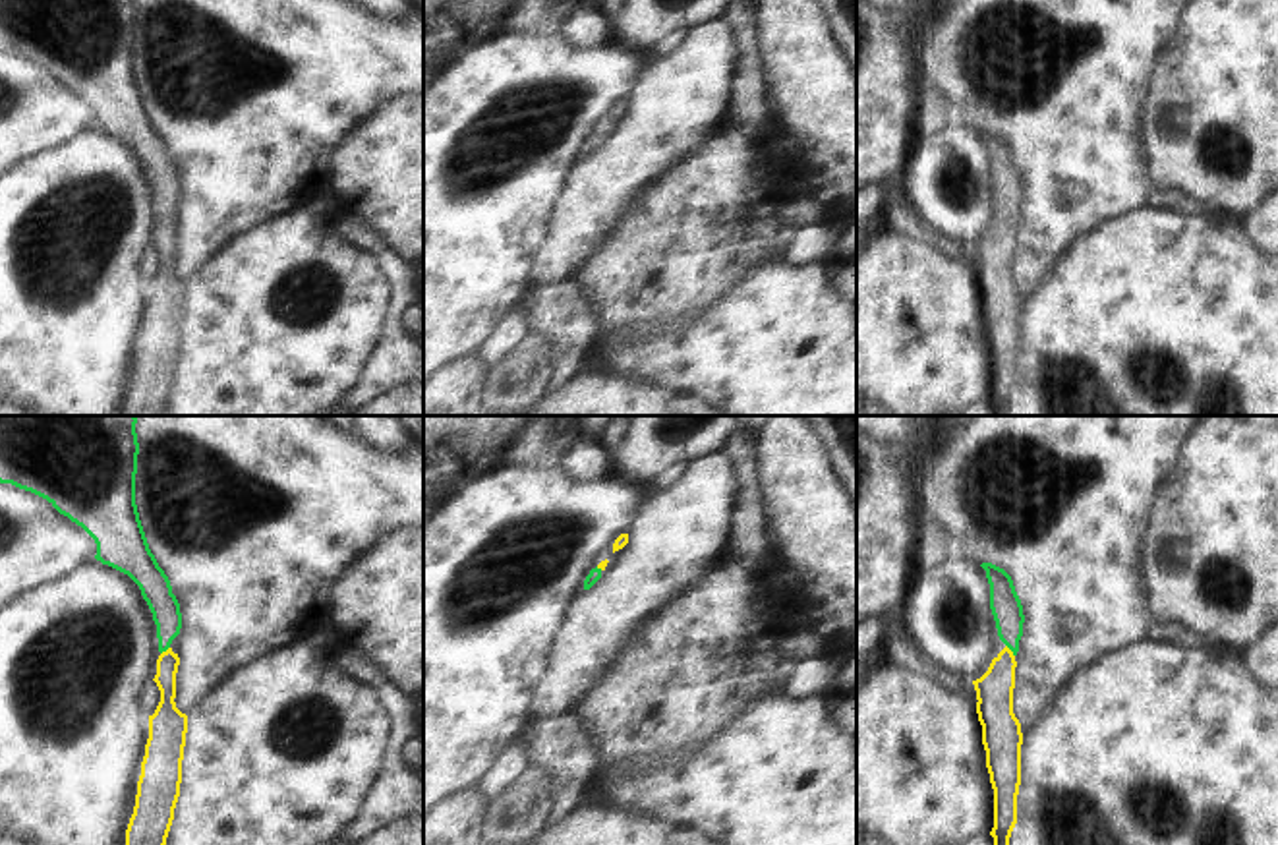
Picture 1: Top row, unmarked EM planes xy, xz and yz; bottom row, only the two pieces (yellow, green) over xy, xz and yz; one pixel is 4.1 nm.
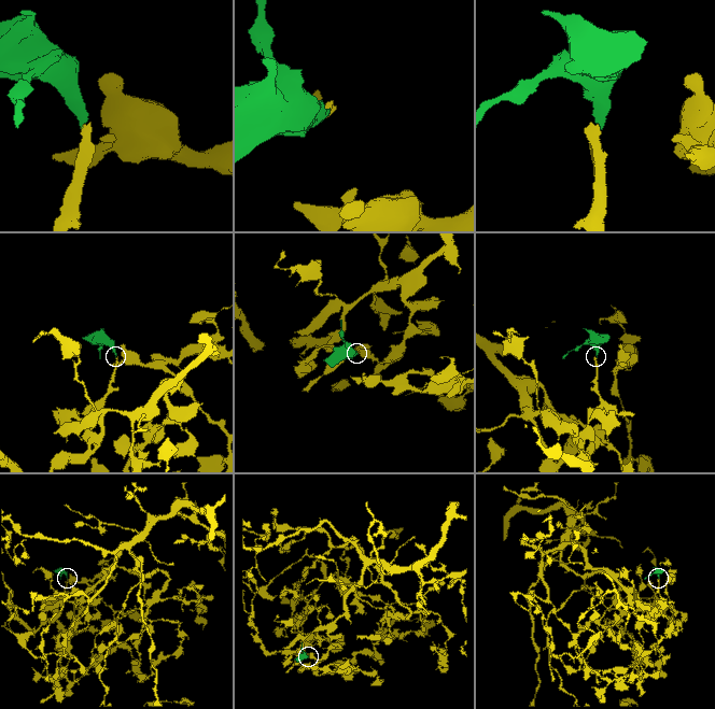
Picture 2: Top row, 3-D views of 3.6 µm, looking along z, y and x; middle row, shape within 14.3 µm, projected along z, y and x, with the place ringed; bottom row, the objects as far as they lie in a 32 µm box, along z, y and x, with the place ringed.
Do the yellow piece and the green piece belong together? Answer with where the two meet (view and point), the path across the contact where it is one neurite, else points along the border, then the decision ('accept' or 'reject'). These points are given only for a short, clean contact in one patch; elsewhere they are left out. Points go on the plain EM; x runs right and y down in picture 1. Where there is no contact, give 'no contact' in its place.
meets yellow in yz at (1010, 217); runs through yz (994, 258), (1010, 217), (1006, 173); accept

